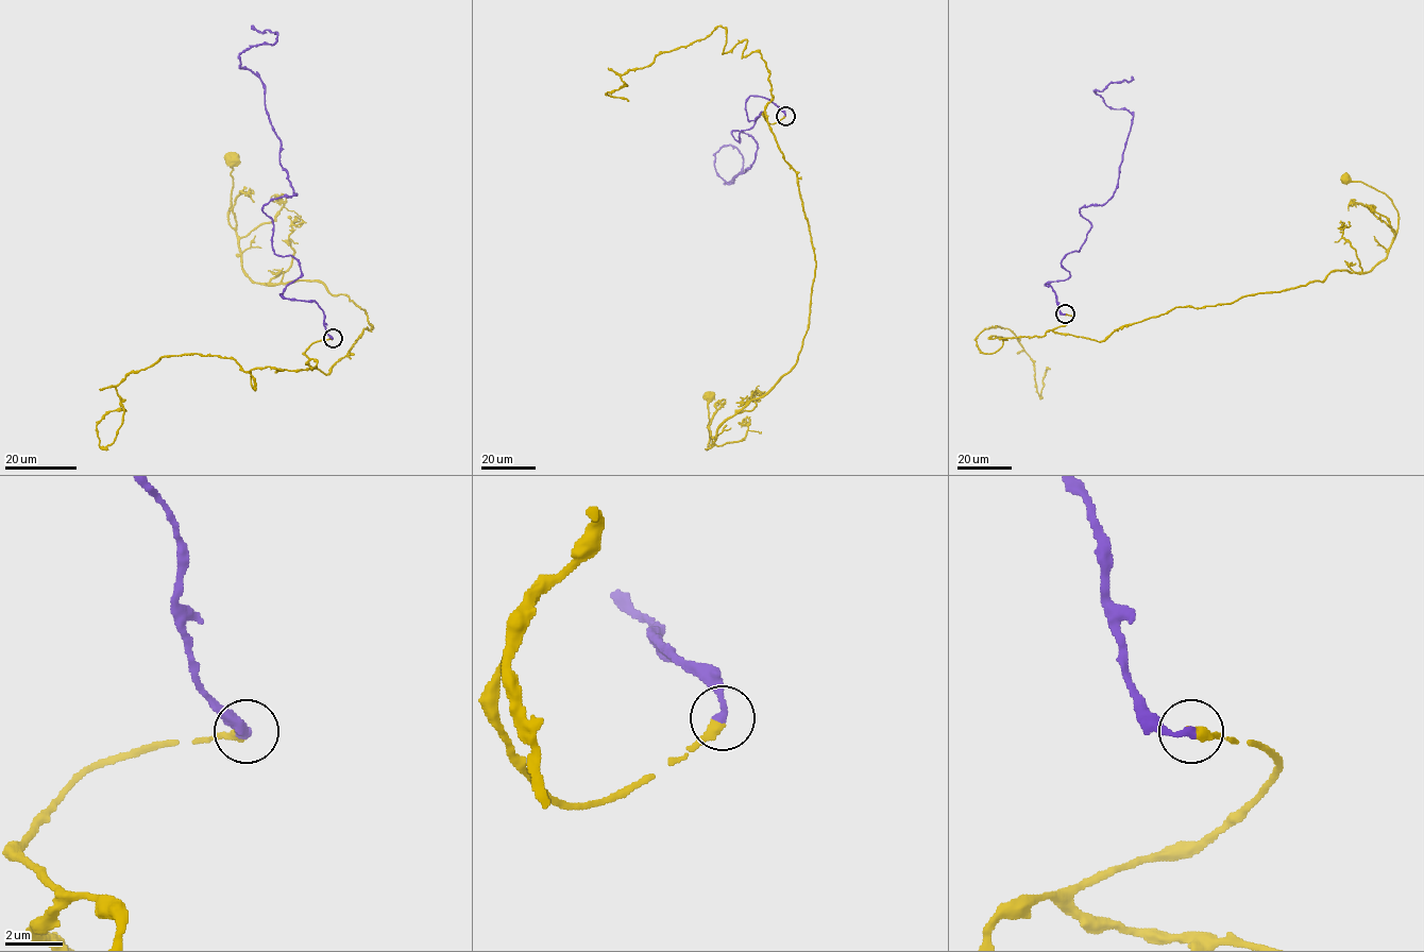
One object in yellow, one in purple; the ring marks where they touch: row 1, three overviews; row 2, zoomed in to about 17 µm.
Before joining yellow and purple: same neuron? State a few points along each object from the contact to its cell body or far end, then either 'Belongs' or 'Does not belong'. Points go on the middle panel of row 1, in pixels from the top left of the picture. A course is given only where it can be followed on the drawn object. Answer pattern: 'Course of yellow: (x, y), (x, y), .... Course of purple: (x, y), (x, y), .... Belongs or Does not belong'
Course of yellow: (784, 116), (769, 124), (763, 111), (808, 221), (809, 326), (796, 363), (728, 418), (706, 449), (709, 395). Course of purple: (784, 116), (748, 97), (762, 113), (731, 132), (756, 154), (728, 184), (716, 152), (743, 162), (724, 183). Belongs

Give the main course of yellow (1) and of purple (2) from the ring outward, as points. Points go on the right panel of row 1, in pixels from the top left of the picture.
1: (1065, 315), (1053, 329), (1098, 341), (1177, 307), (1367, 272), (1399, 215), (1385, 193), (1344, 179)
2: (1065, 315), (1045, 284), (1069, 276), (1080, 209), (1112, 196), (1133, 116), (1094, 91), (1132, 75)

